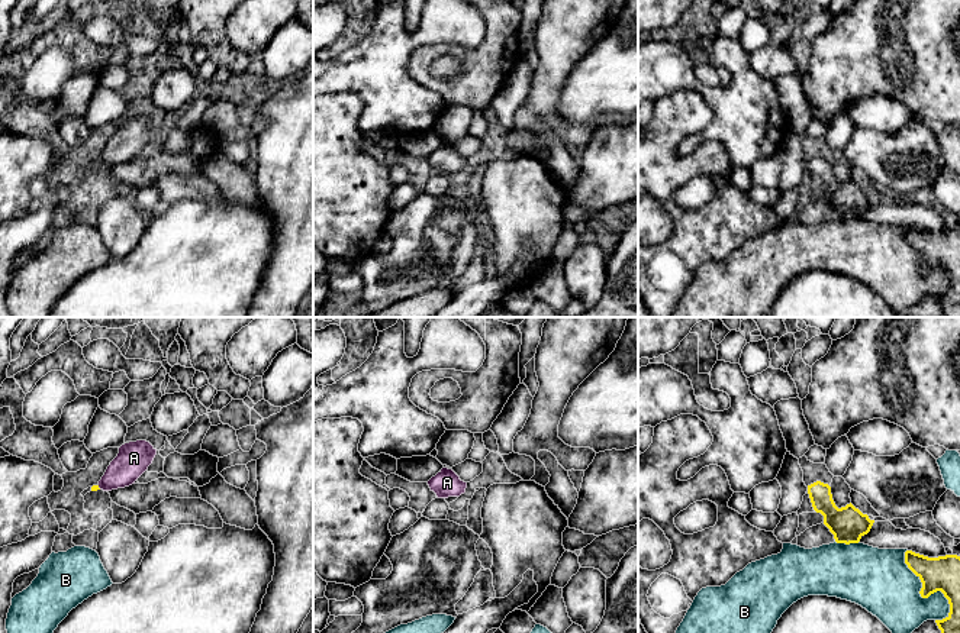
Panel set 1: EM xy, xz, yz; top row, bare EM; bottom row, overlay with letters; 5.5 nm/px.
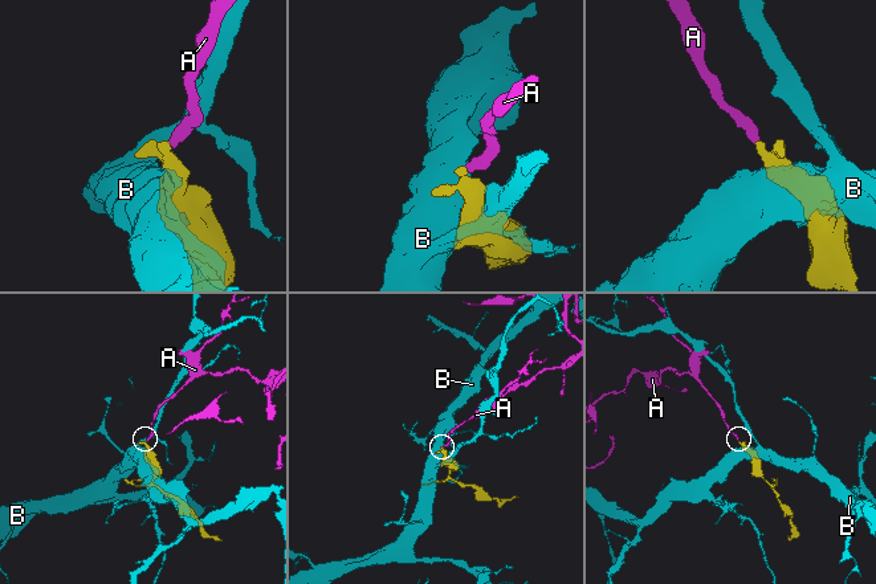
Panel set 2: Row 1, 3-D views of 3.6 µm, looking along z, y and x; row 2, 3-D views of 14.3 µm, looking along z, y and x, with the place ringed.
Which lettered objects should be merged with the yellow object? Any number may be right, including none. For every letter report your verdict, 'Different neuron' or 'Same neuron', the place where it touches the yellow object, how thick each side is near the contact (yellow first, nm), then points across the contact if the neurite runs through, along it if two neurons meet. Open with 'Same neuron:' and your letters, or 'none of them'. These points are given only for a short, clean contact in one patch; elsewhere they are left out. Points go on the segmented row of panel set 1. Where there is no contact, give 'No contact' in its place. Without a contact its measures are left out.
Same neuron: A
A: Same neuron. Touches yellow at xy (97, 487). Thickness 30 nm (yellow) against 180 nm. Path across: xy (94, 487), (97, 487), (106, 484), (132, 461)
B: Different neuron. Touches yellow at yz (921, 596). Thickness 190 nm (yellow) against 340 nm

